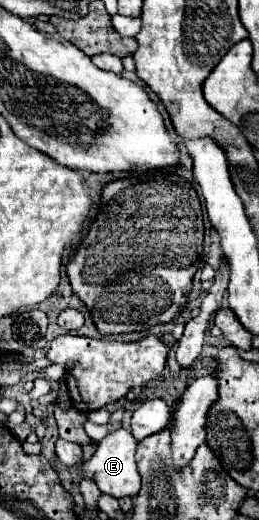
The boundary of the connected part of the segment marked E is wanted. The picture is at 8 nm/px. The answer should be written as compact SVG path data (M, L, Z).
M114 429L110 431L98 445L96 445L96 453L82 463L82 477L94 479L98 489L106 495L112 495L116 499L120 497L134 497L140 491L140 475L136 469L136 461L134 461L134 453L136 453L136 439L130 431L126 429Z

